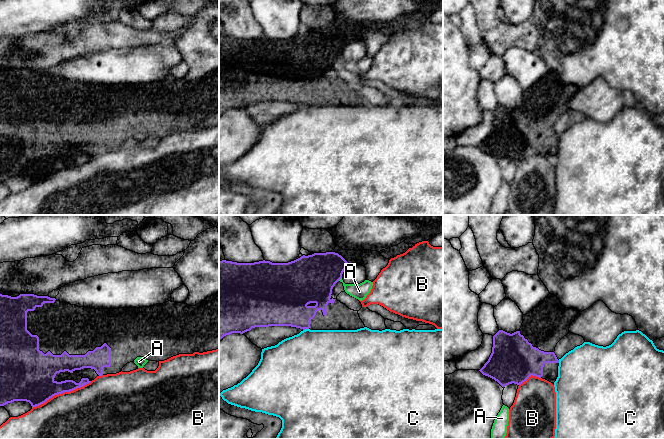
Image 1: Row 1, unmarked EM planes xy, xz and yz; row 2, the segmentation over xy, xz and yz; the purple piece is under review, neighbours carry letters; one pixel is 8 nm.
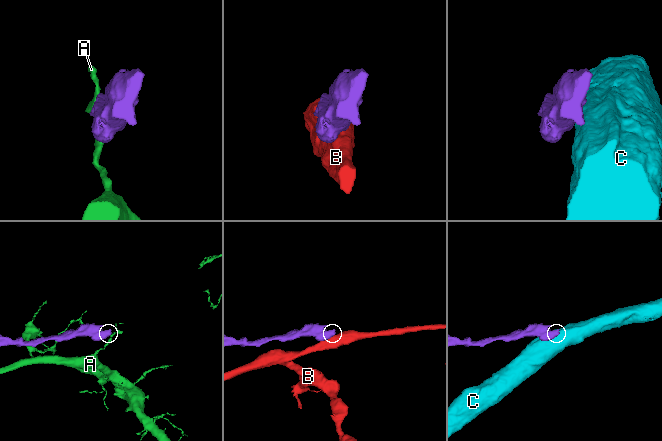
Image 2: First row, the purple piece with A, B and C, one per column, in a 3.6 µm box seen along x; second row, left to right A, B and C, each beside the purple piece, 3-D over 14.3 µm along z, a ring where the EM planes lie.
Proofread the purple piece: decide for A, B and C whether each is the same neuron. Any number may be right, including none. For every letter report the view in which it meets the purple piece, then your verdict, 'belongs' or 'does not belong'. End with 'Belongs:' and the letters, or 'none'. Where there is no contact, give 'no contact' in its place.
A: contact in xz; does not belong
B: contact in xy; does not belong
C: contact in xz; does not belong
Belongs: none

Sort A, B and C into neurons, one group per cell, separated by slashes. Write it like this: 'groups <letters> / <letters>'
groups A / B / C

